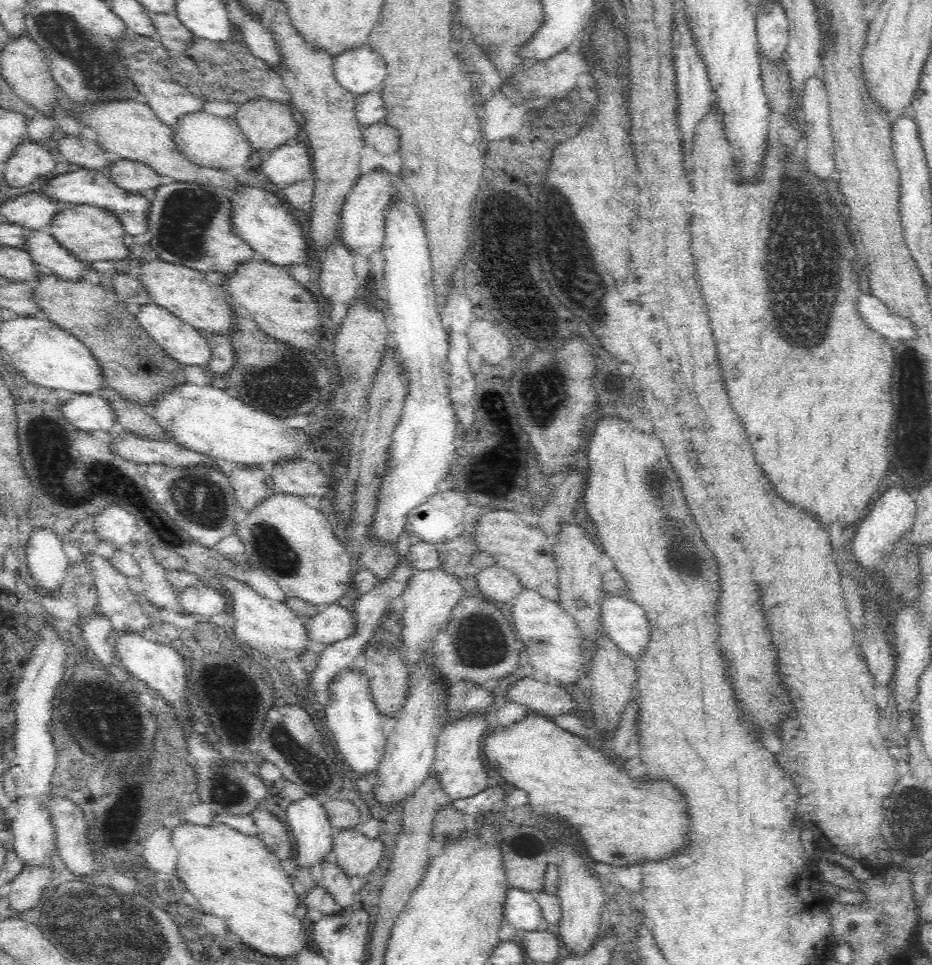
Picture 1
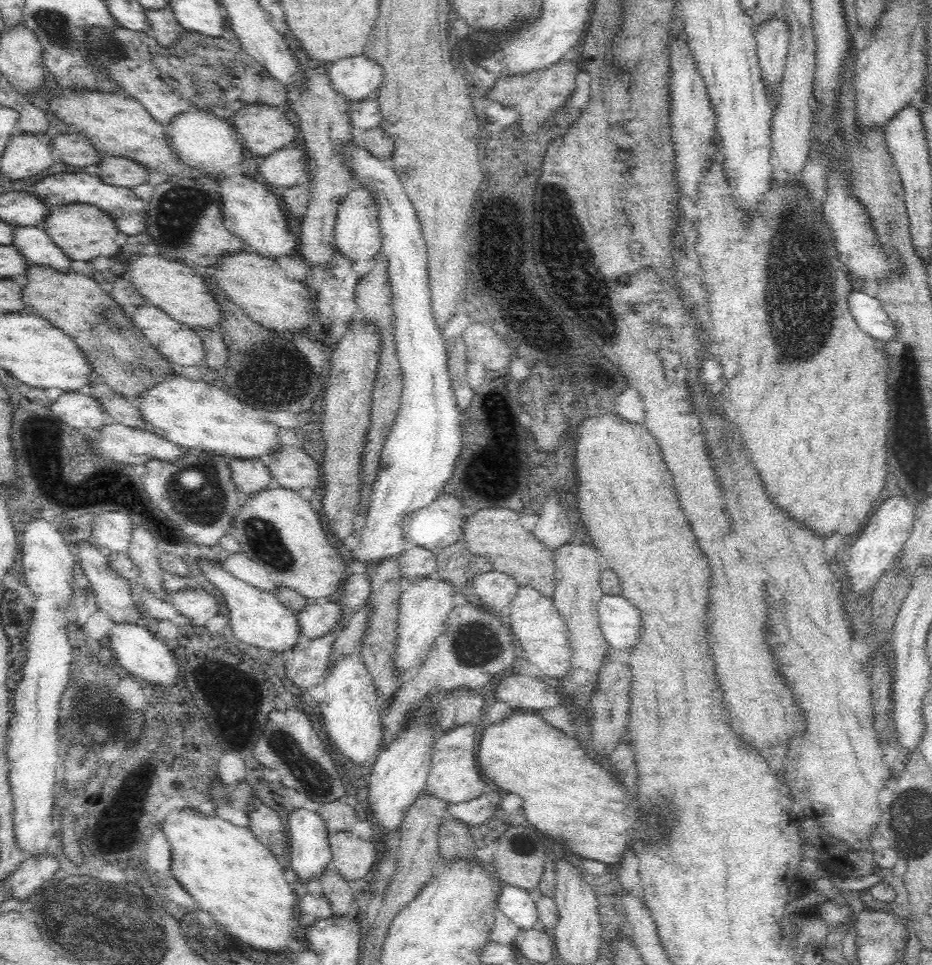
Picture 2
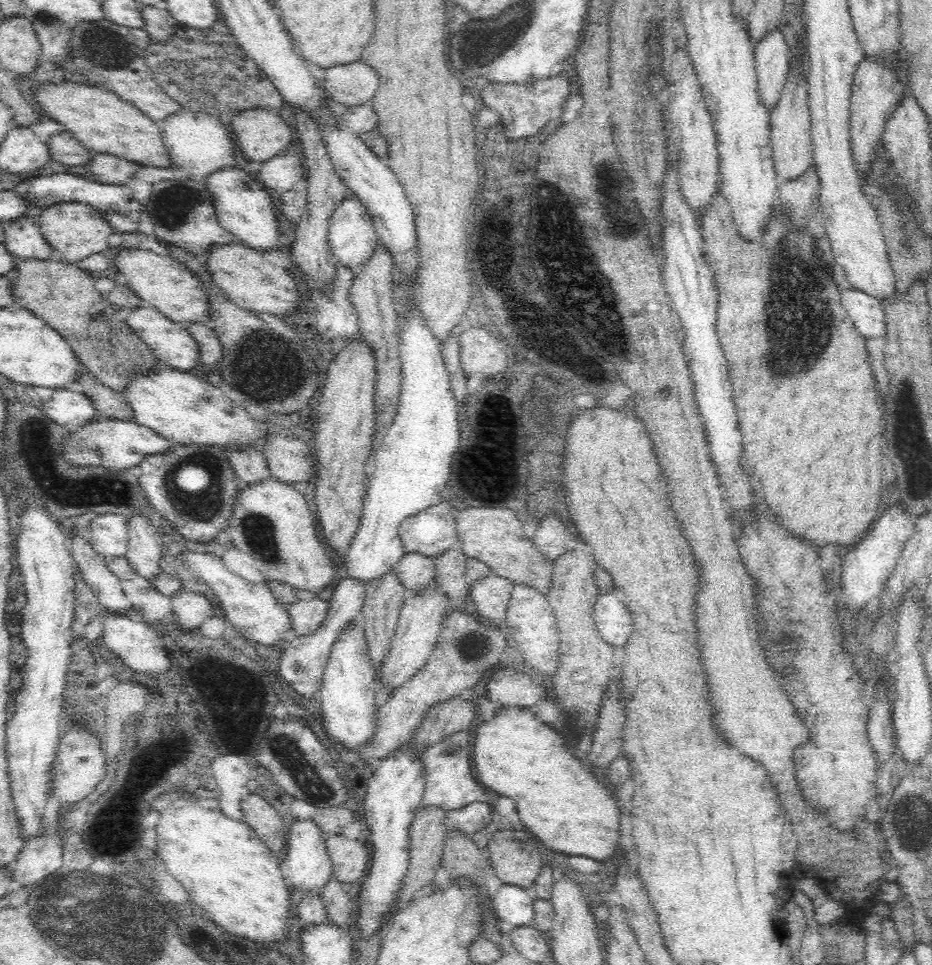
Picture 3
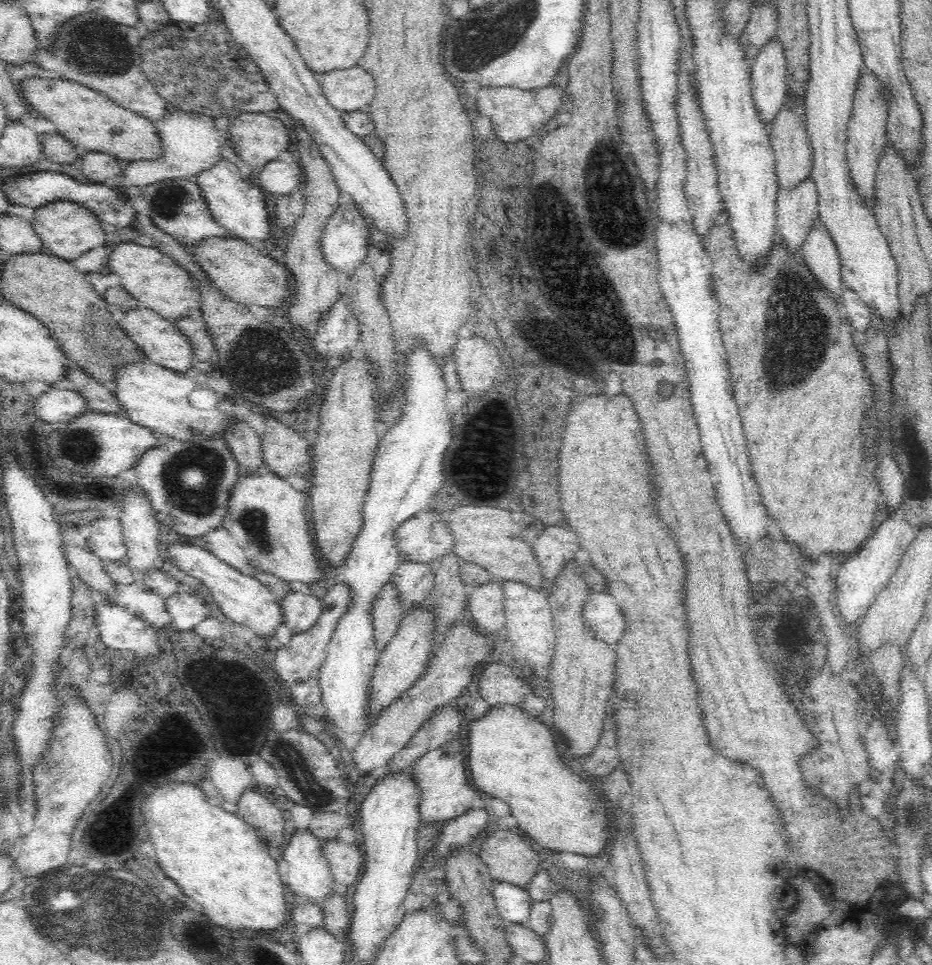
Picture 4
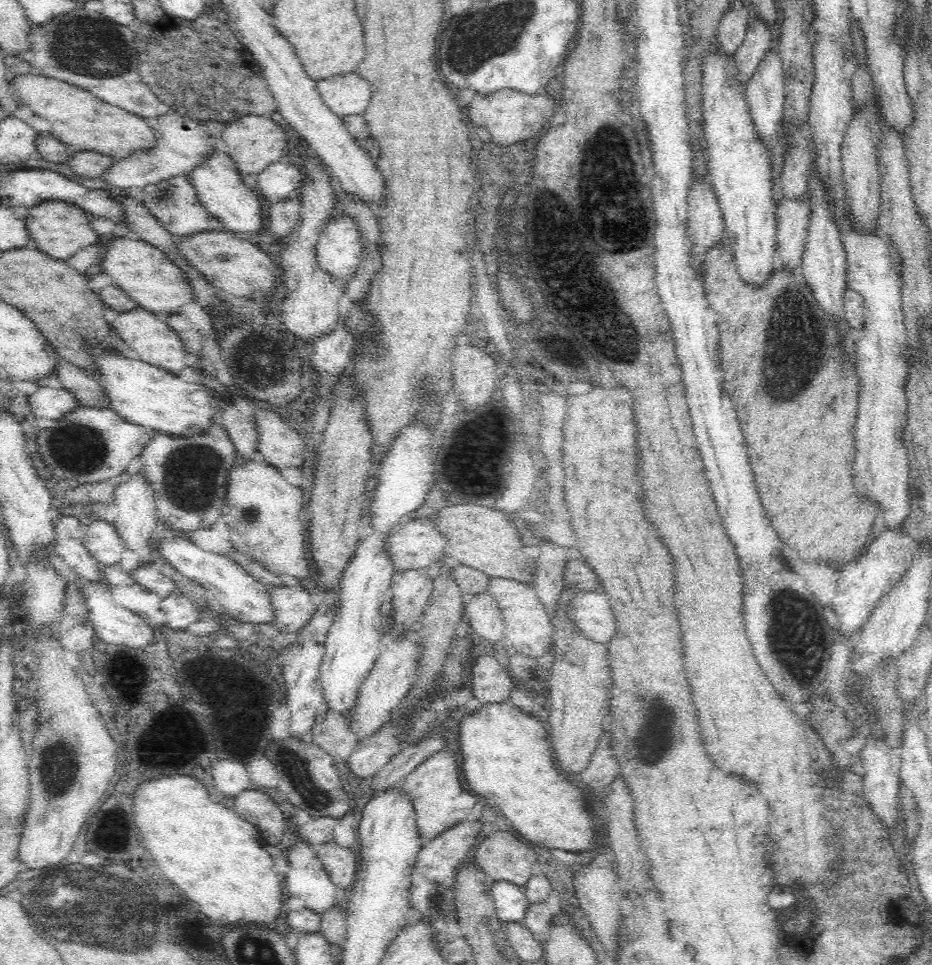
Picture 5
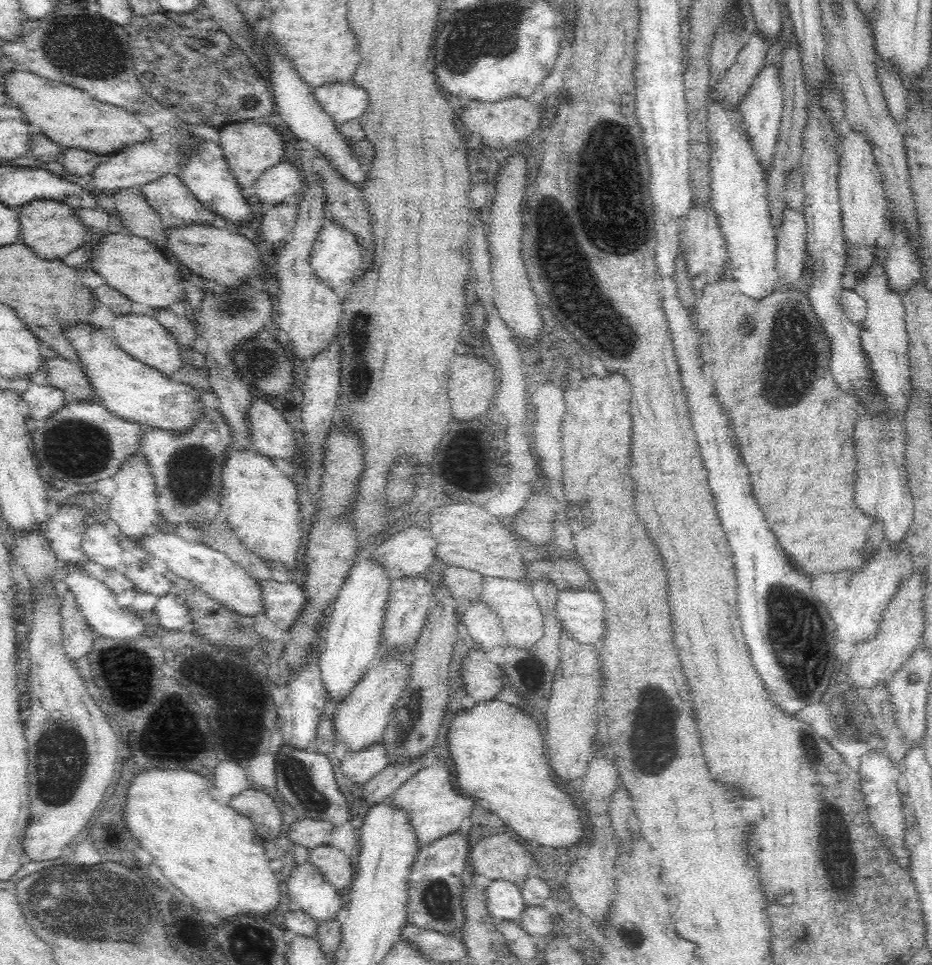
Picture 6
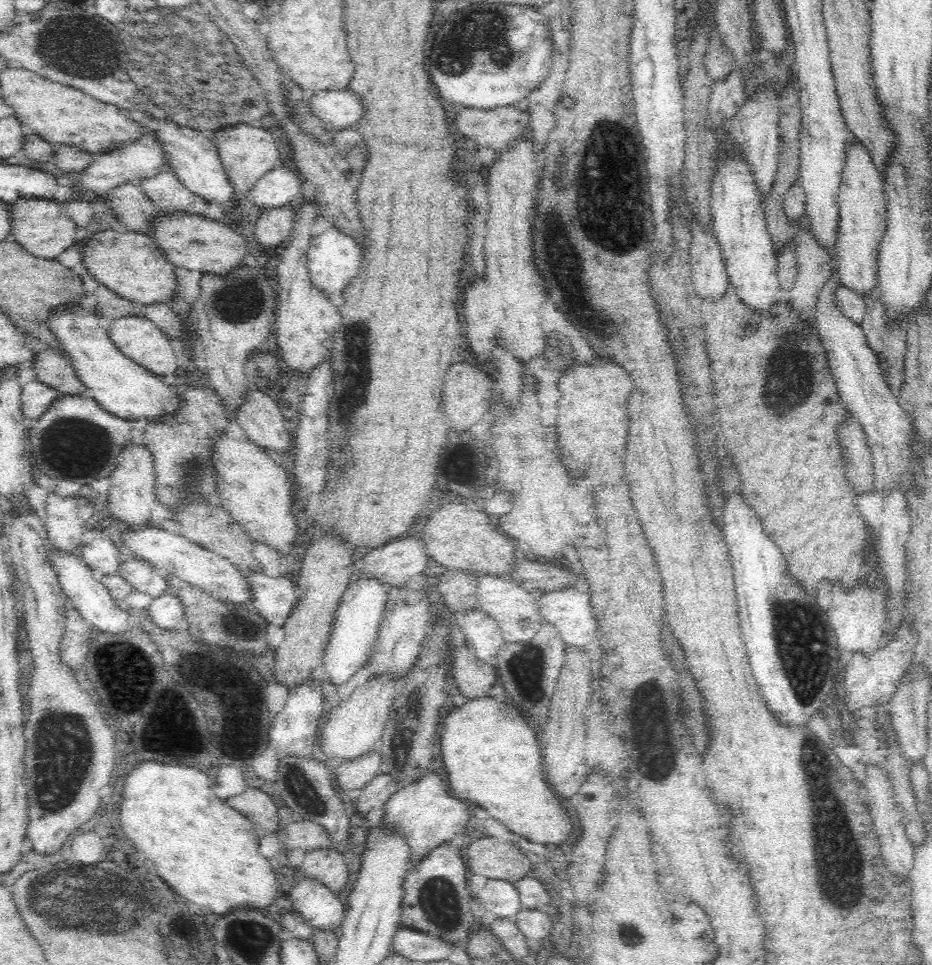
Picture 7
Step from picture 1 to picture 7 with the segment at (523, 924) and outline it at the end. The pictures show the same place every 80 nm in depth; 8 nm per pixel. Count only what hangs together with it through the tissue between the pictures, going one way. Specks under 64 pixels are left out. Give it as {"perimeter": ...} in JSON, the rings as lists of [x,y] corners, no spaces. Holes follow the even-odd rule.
{"perimeter":[[[488,879],[482,888],[473,890],[473,897],[497,918],[514,920],[521,910],[518,891],[508,881]]]}

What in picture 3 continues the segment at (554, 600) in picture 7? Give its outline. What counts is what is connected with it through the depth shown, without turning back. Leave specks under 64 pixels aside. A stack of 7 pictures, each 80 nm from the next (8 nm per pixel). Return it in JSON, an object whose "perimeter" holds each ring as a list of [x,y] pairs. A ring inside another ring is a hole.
{"perimeter":[[[600,594],[592,604],[592,618],[597,632],[608,645],[620,646],[628,643],[631,636],[632,616],[614,594]]]}

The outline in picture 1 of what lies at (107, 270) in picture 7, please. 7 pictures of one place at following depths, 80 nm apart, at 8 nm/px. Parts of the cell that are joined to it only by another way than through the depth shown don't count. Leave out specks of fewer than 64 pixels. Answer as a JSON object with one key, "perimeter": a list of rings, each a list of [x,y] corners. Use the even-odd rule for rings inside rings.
{"perimeter":[[[155,256],[152,260],[142,262],[137,280],[147,291],[150,302],[156,304],[180,320],[192,325],[196,330],[205,334],[226,335],[232,332],[232,306],[228,303],[225,293],[220,286],[211,285],[205,273],[194,270],[178,263],[170,263]]]}

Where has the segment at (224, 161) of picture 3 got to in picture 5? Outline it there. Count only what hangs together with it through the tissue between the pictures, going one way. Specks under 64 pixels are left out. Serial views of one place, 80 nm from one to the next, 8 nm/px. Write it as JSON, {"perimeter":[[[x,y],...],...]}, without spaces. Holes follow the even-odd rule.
{"perimeter":[[[170,110],[162,116],[144,118],[154,133],[155,144],[152,149],[143,149],[134,155],[116,159],[101,177],[108,190],[112,187],[119,189],[142,191],[148,184],[157,184],[162,180],[190,173],[193,167],[199,166],[215,148],[212,140],[204,131],[204,123],[184,117]]]}

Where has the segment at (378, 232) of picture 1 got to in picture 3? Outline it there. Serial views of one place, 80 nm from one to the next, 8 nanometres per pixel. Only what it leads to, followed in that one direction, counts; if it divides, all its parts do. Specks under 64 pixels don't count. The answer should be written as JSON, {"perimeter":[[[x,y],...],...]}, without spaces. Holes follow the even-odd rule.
{"perimeter":[[[352,196],[346,197],[341,203],[331,215],[326,240],[336,264],[352,270],[355,266],[362,266],[370,258],[378,240],[371,217],[360,201]]]}

